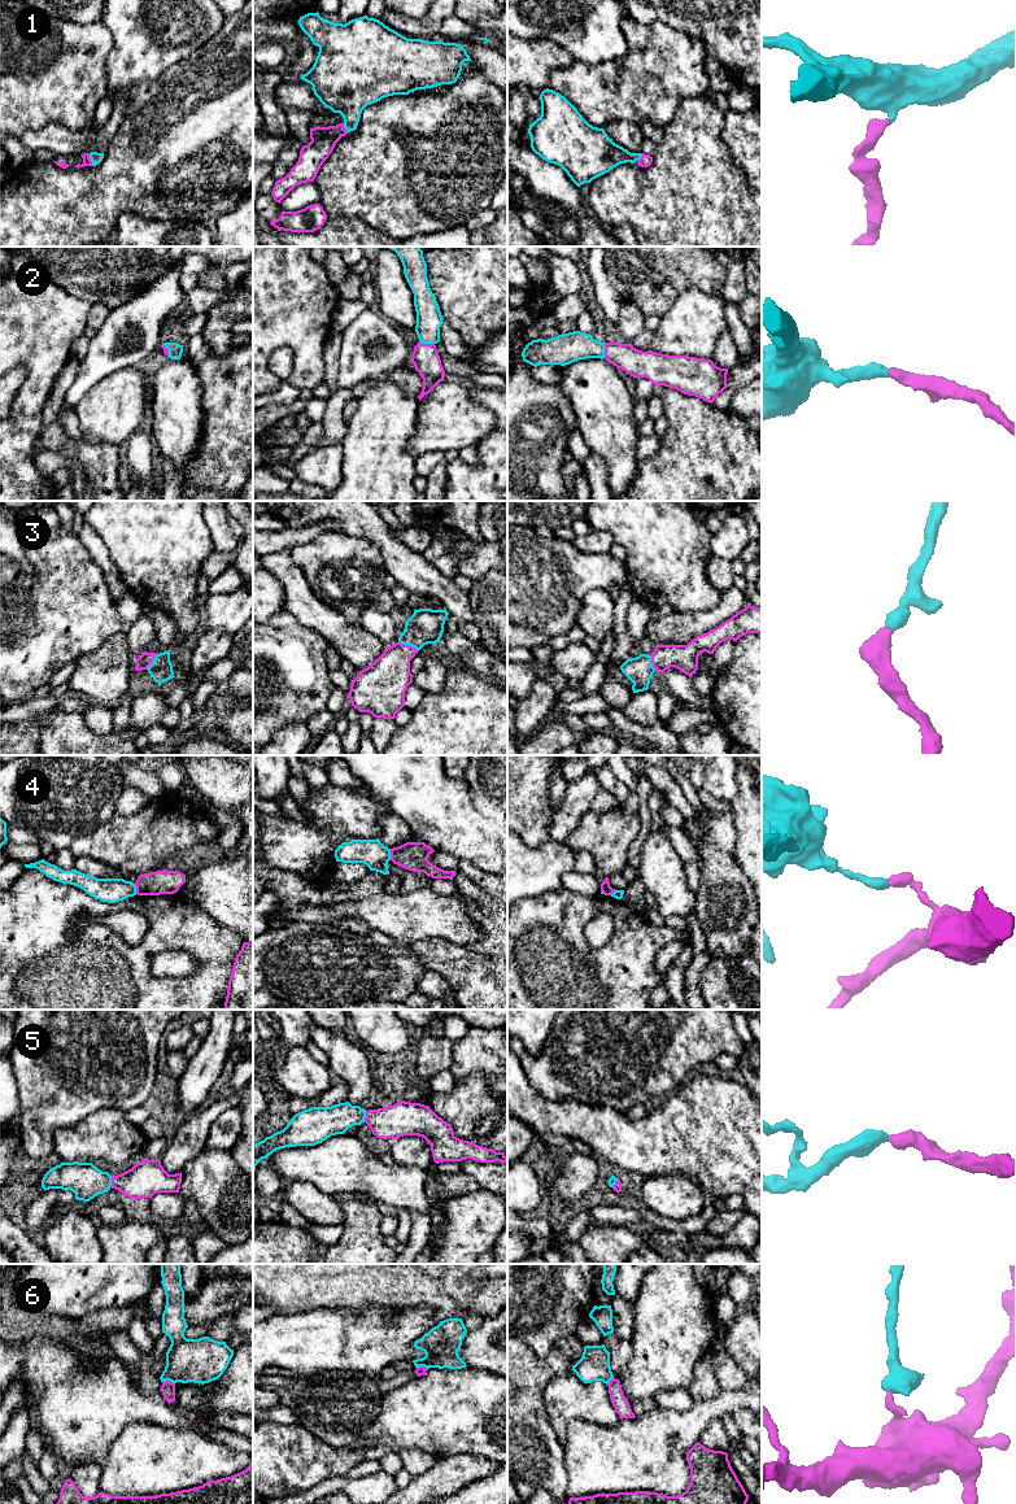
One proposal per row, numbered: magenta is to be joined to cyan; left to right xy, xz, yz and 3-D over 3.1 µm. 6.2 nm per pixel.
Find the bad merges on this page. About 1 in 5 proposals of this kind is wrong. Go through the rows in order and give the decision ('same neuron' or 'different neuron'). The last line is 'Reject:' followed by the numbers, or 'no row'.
1: same neuron
2: same neuron
3: same neuron
4: different neuron
5: same neuron
6: different neuron
Reject: 4, 6

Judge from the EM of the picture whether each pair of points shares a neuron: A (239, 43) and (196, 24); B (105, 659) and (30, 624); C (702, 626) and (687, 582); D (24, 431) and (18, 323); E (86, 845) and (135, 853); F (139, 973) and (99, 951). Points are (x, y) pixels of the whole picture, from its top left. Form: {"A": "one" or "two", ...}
{"A": "two", "B": "two", "C": "two", "D": "one", "E": "one", "F": "one"}

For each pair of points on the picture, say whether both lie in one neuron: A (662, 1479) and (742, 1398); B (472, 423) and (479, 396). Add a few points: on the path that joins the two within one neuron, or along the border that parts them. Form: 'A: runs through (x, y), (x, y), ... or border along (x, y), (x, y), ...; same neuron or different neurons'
A: runs through (674, 1455), (676, 1444), (711, 1409), (718, 1407); same neuron
B: border along (470, 389), (471, 397), (484, 405); different neurons

